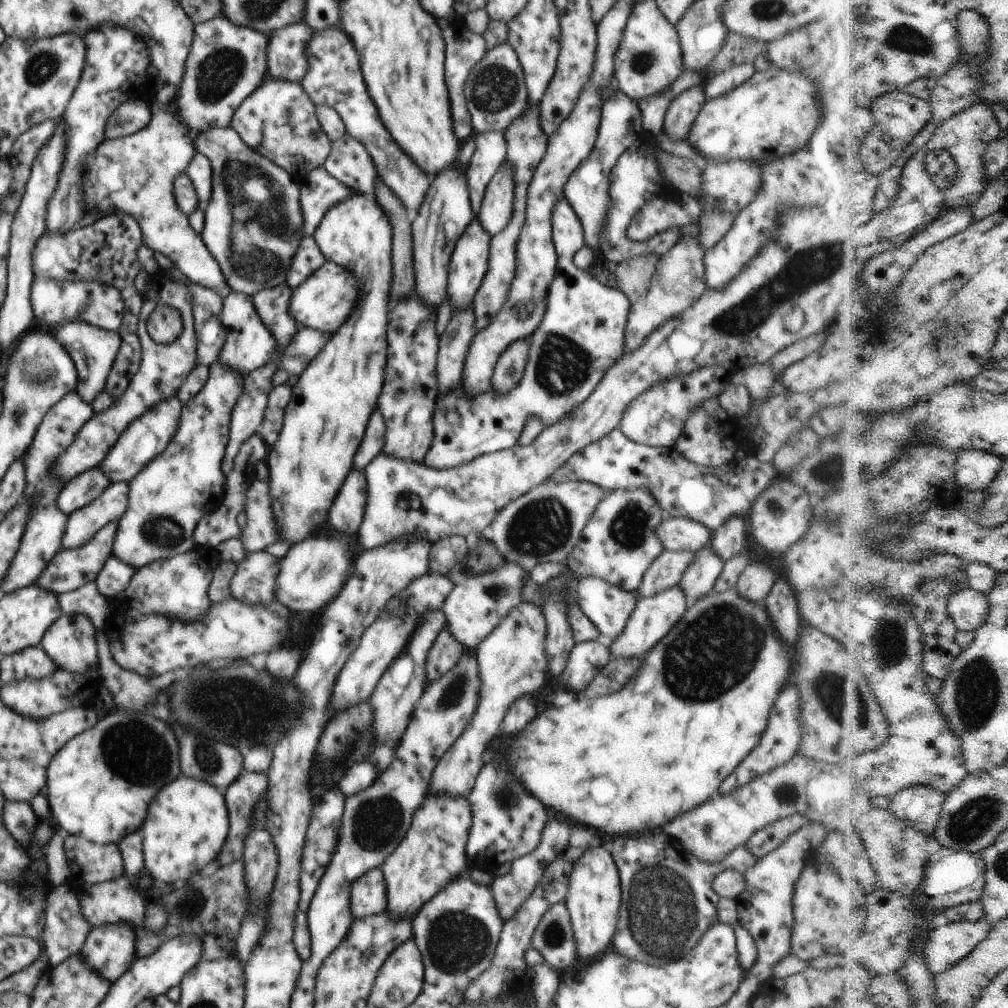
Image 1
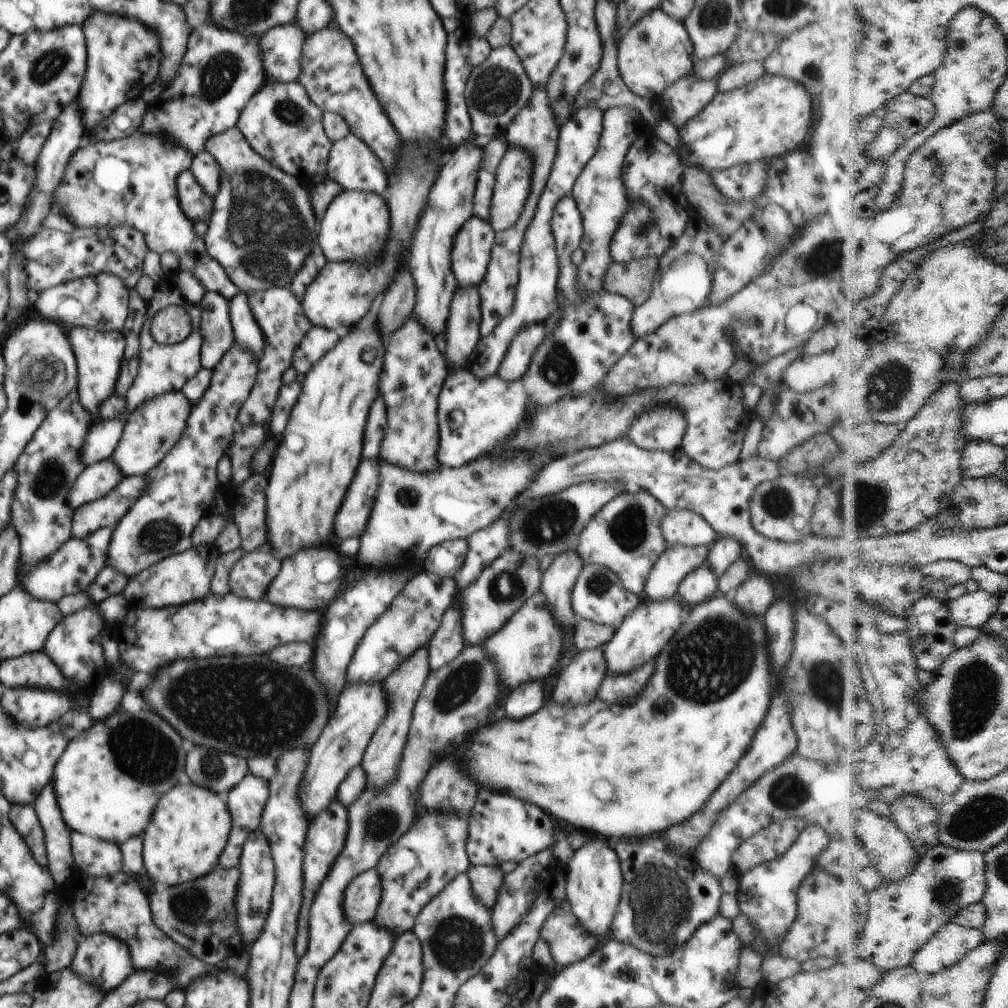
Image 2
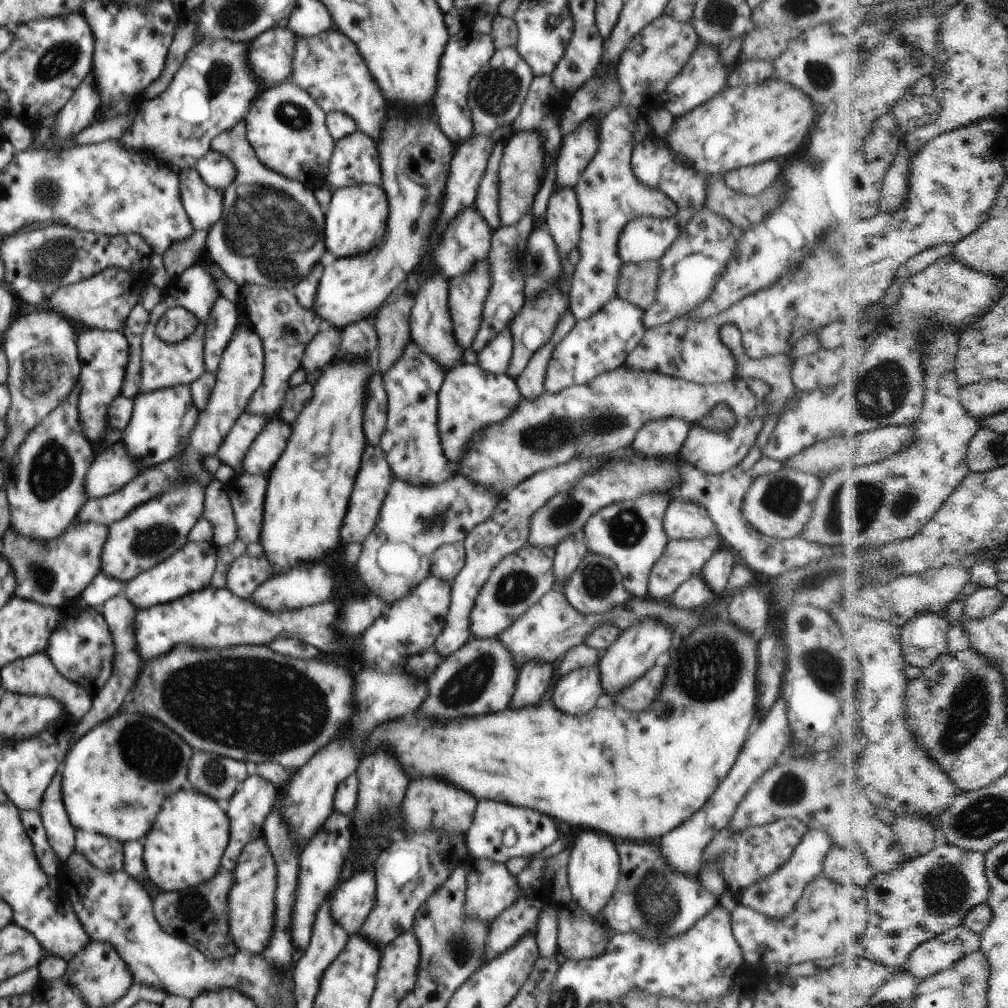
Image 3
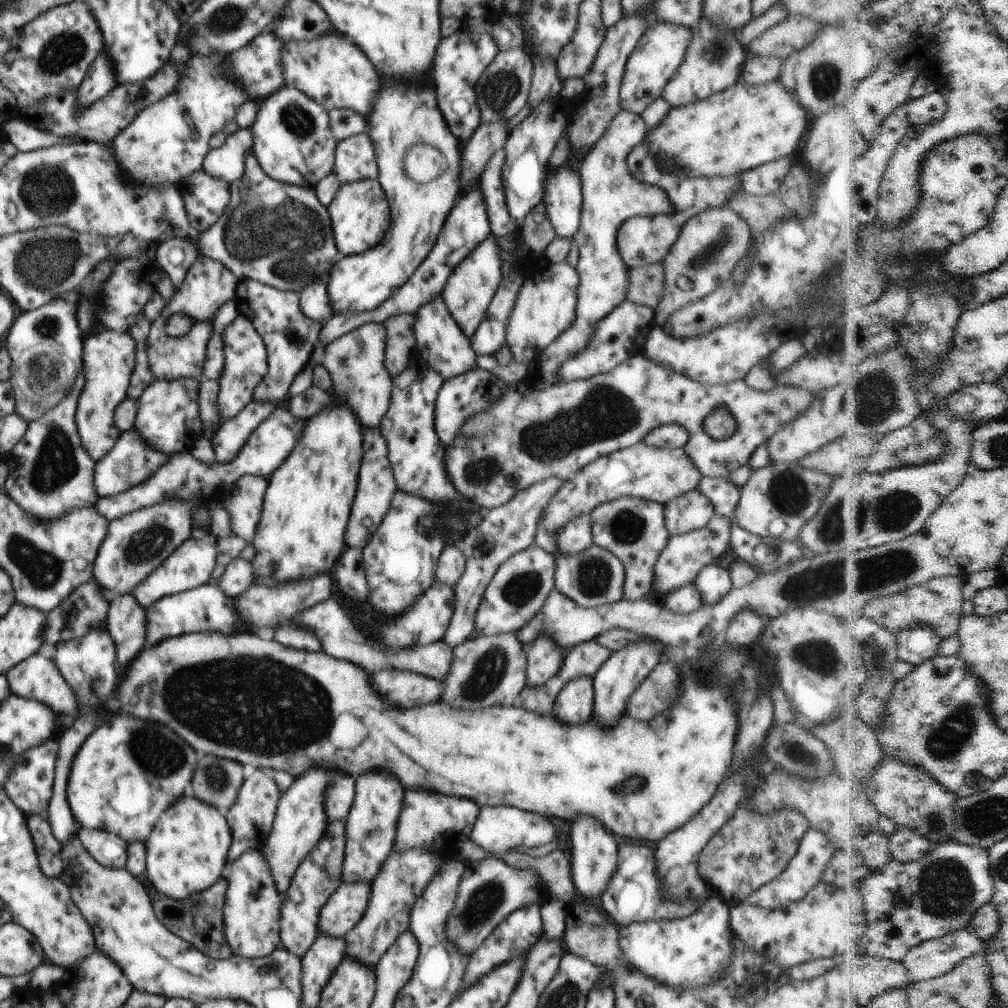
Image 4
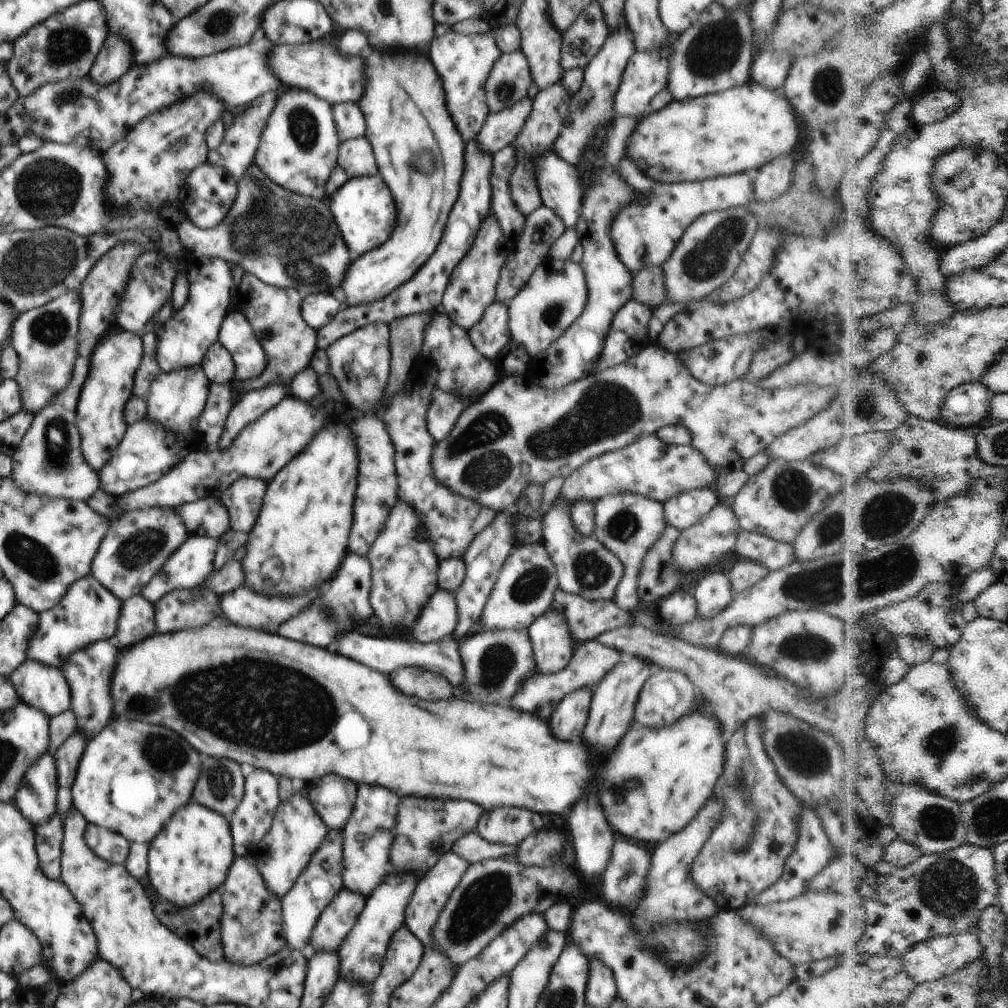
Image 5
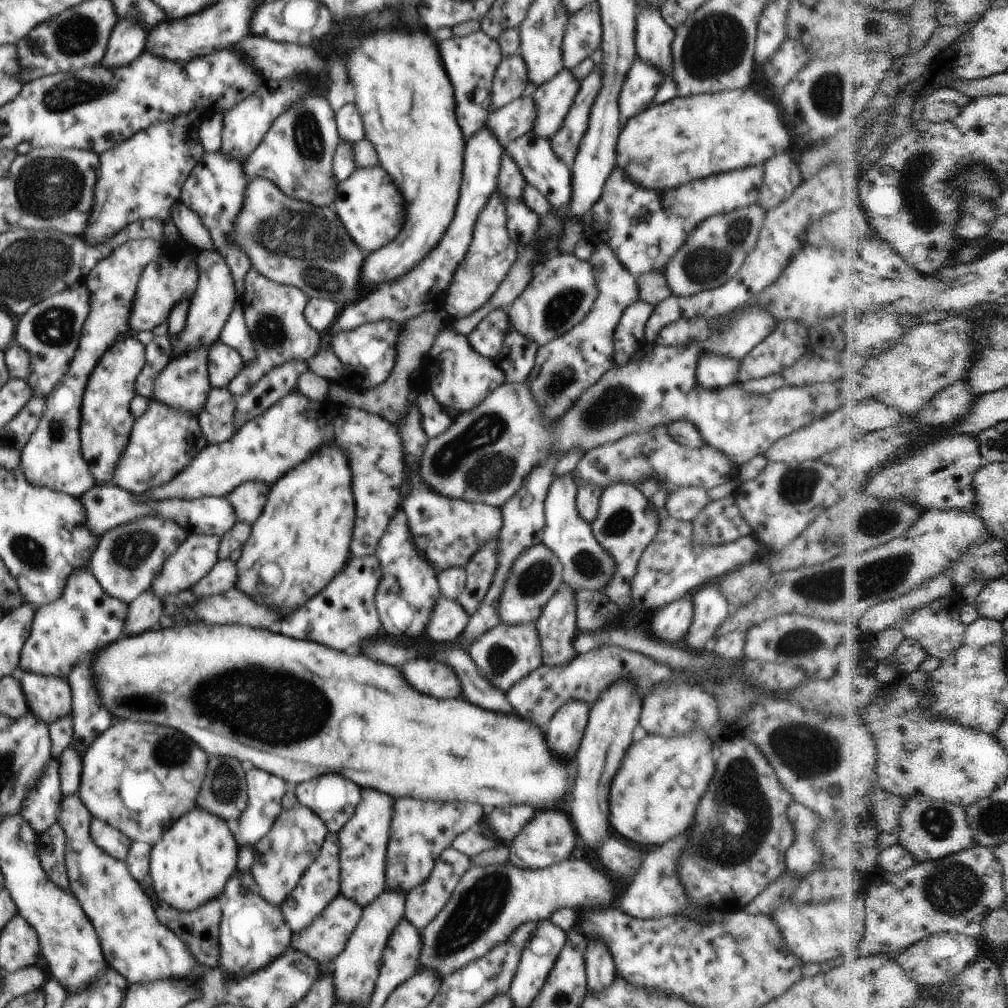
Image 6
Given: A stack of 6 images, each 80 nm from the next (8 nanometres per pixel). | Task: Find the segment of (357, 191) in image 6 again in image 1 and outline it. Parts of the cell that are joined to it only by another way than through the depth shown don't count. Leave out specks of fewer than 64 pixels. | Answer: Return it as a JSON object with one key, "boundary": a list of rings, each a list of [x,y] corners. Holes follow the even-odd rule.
{"boundary":[[[352,193],[347,196],[347,199],[344,199],[342,202],[336,203],[332,207],[324,218],[321,220],[321,223],[318,225],[318,228],[313,234],[313,239],[317,242],[319,249],[322,251],[322,254],[327,258],[328,261],[333,263],[340,264],[344,268],[350,268],[356,278],[360,280],[360,288],[362,288],[362,298],[358,300],[358,306],[354,310],[354,314],[348,318],[348,322],[332,336],[332,340],[324,346],[324,352],[320,352],[310,364],[308,368],[304,370],[304,374],[300,376],[298,384],[294,386],[294,396],[292,396],[292,402],[288,404],[286,408],[286,418],[284,418],[284,428],[280,432],[280,438],[274,444],[272,452],[268,454],[268,472],[270,472],[270,498],[272,498],[272,512],[274,512],[274,518],[276,518],[276,524],[279,530],[279,538],[281,541],[290,542],[291,546],[306,540],[320,524],[324,524],[328,520],[328,510],[342,486],[342,482],[346,480],[346,476],[350,474],[352,470],[352,458],[360,446],[360,440],[364,436],[364,430],[366,430],[366,422],[372,414],[372,410],[376,408],[376,400],[378,400],[378,394],[382,390],[382,382],[384,382],[384,366],[386,366],[386,332],[388,332],[388,282],[390,282],[390,268],[392,268],[392,262],[390,262],[390,252],[392,252],[392,228],[390,228],[390,220],[388,216],[384,216],[382,208],[378,204],[374,204],[372,196],[366,198],[360,193]]]}

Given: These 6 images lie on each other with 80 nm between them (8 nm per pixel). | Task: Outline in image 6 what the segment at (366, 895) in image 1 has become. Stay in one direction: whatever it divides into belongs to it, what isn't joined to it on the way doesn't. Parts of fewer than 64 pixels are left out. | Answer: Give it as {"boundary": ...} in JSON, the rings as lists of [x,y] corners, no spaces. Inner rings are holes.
{"boundary":[[[344,895],[336,897],[306,928],[291,935],[292,947],[318,962],[332,962],[344,950],[362,914],[362,907]]]}

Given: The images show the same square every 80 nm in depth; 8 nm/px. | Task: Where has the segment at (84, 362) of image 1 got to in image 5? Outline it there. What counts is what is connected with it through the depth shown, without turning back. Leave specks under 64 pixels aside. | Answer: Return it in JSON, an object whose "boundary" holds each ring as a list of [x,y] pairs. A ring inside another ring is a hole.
{"boundary":[[[114,328],[96,345],[91,367],[79,396],[77,424],[81,436],[81,451],[88,464],[97,472],[113,457],[128,430],[125,406],[133,395],[133,382],[143,357],[143,340],[133,332]]]}

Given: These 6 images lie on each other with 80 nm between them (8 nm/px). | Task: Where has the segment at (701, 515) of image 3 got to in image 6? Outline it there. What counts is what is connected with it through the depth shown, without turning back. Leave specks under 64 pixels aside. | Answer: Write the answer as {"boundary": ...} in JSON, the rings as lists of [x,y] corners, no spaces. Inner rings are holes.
{"boundary":[[[678,487],[675,491],[669,492],[665,505],[669,515],[679,521],[692,522],[710,502],[712,500],[705,488]]]}

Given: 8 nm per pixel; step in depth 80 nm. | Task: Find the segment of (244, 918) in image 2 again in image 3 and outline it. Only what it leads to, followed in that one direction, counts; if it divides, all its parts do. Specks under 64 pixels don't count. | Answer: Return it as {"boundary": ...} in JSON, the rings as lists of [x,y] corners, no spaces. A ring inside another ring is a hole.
{"boundary":[[[256,838],[244,846],[234,872],[234,883],[228,896],[228,930],[240,952],[260,955],[272,938],[272,928],[276,920],[275,891],[277,868],[265,838]]]}

